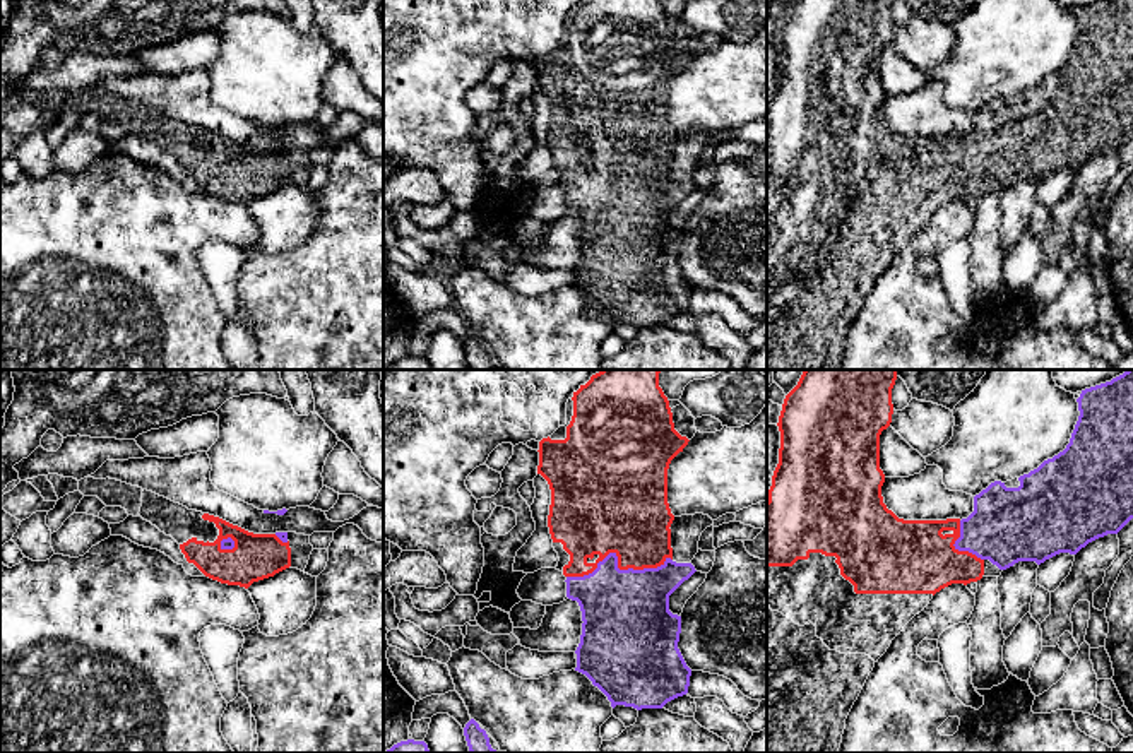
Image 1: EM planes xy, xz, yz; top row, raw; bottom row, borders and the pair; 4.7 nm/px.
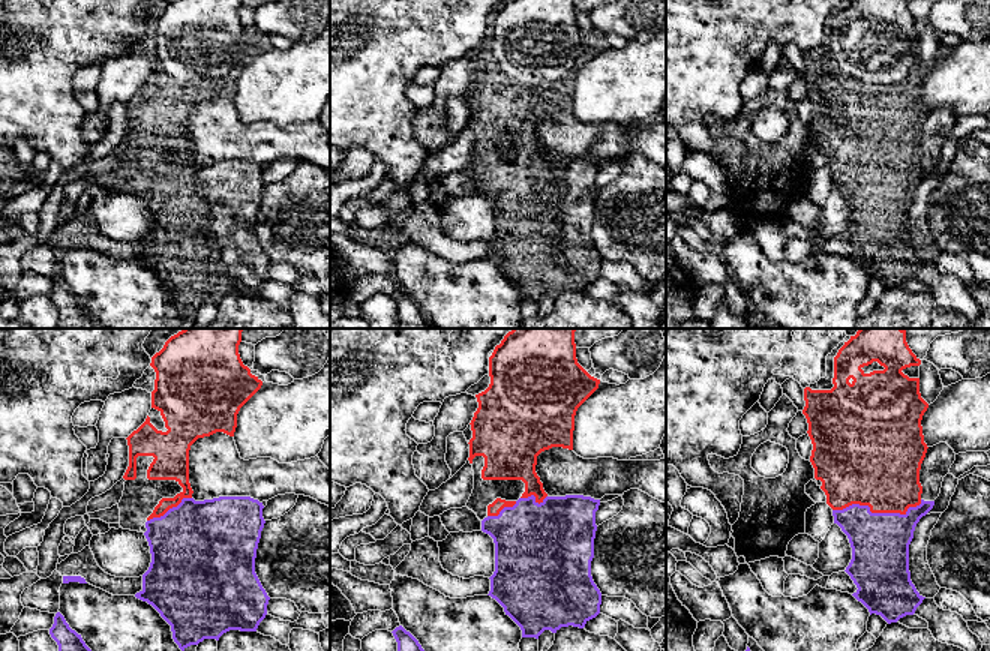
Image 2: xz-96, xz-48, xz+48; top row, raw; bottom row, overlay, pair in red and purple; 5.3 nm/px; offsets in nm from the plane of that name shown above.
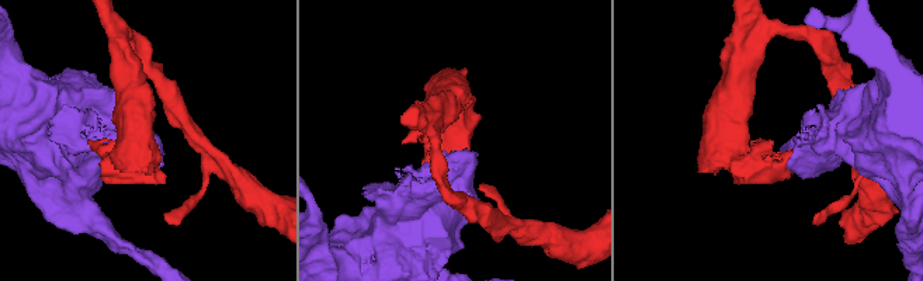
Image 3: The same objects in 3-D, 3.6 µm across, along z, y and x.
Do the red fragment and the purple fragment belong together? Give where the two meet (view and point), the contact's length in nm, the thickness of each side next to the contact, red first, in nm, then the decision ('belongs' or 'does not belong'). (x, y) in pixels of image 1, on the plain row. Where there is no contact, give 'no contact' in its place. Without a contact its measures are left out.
contact xz (618, 178); length 500 nm; calibres 420 and 400 nm; belongs

